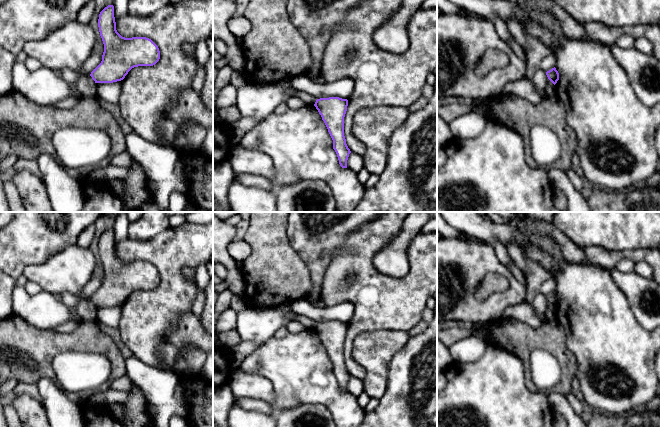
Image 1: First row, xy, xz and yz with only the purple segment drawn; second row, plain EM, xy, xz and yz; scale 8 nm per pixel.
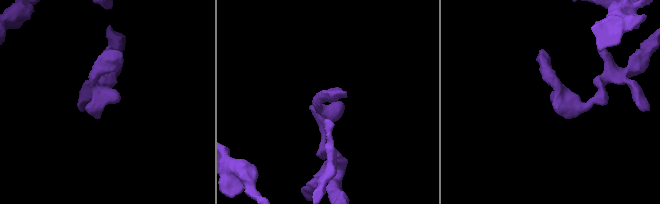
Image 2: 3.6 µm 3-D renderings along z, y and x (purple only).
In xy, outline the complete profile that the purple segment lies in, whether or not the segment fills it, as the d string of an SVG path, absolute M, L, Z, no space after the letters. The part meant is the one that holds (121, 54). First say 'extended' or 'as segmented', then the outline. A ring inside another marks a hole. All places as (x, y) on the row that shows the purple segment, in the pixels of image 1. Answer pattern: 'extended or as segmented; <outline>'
as segmented; M108 5L100 12L98 27L104 44L104 52L101 63L90 74L95 83L121 81L132 68L153 66L159 61L159 48L151 39L146 37L125 38L117 32L113 5Z

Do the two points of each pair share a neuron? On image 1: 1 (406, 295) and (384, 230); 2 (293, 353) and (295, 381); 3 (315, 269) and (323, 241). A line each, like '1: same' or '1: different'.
1: same
2: same
3: same

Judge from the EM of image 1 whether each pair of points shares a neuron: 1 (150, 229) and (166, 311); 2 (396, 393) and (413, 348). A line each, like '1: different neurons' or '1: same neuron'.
1: different neurons
2: same neuron

